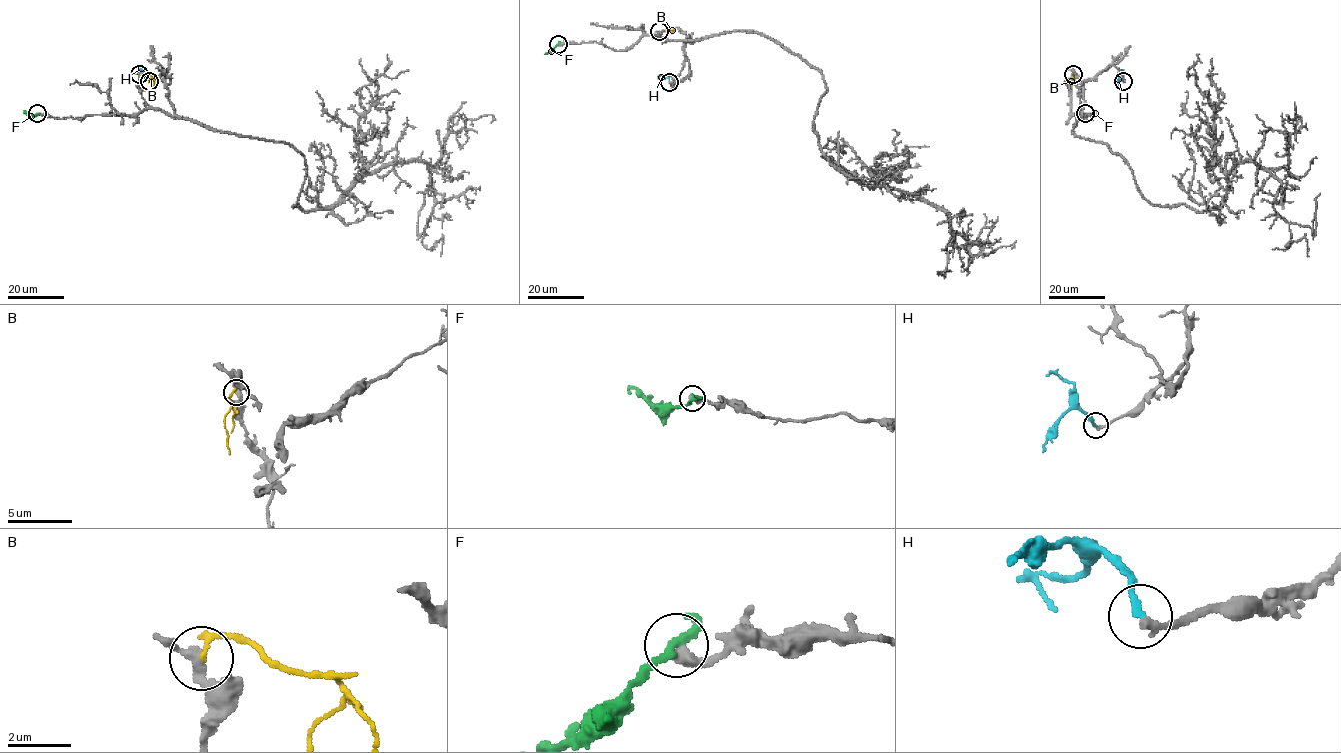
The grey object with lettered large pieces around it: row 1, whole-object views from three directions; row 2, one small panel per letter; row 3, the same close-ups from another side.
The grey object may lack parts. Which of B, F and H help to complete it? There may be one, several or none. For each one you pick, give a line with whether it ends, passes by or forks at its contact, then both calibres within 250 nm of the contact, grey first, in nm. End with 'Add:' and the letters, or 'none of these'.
H: It ends there. Thickness 240 nm (grey) against 200 nm
Add: H

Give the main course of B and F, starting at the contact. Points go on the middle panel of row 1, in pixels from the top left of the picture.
B: (659, 32), (673, 30)
F: (558, 43), (544, 53)

